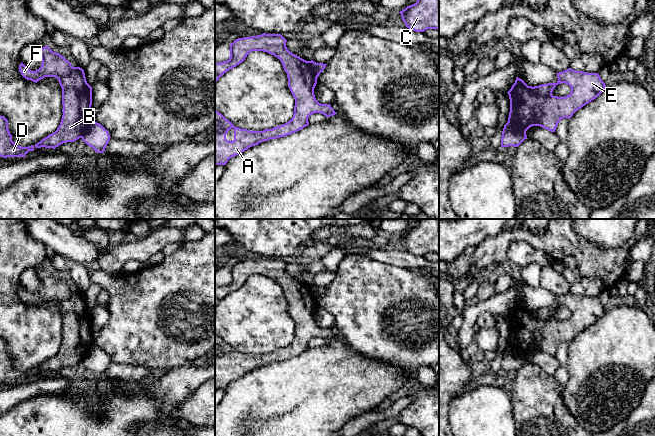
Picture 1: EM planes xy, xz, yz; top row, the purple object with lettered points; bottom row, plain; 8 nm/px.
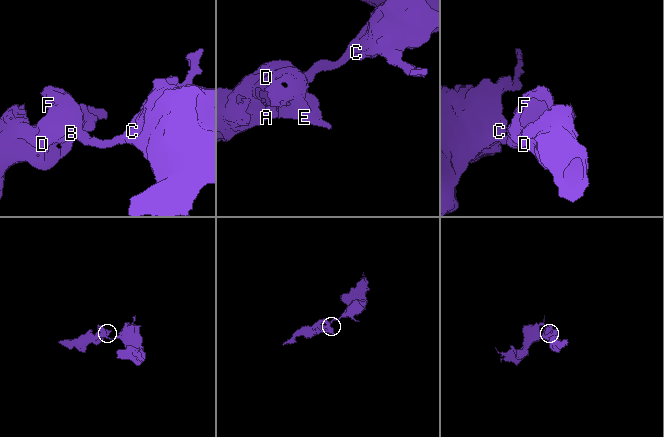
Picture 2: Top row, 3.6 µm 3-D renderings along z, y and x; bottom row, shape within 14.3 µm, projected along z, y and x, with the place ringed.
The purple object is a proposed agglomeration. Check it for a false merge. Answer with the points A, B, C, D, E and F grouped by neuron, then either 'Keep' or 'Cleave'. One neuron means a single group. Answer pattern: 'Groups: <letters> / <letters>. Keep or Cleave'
Groups: A B D E F / C. Cleave

